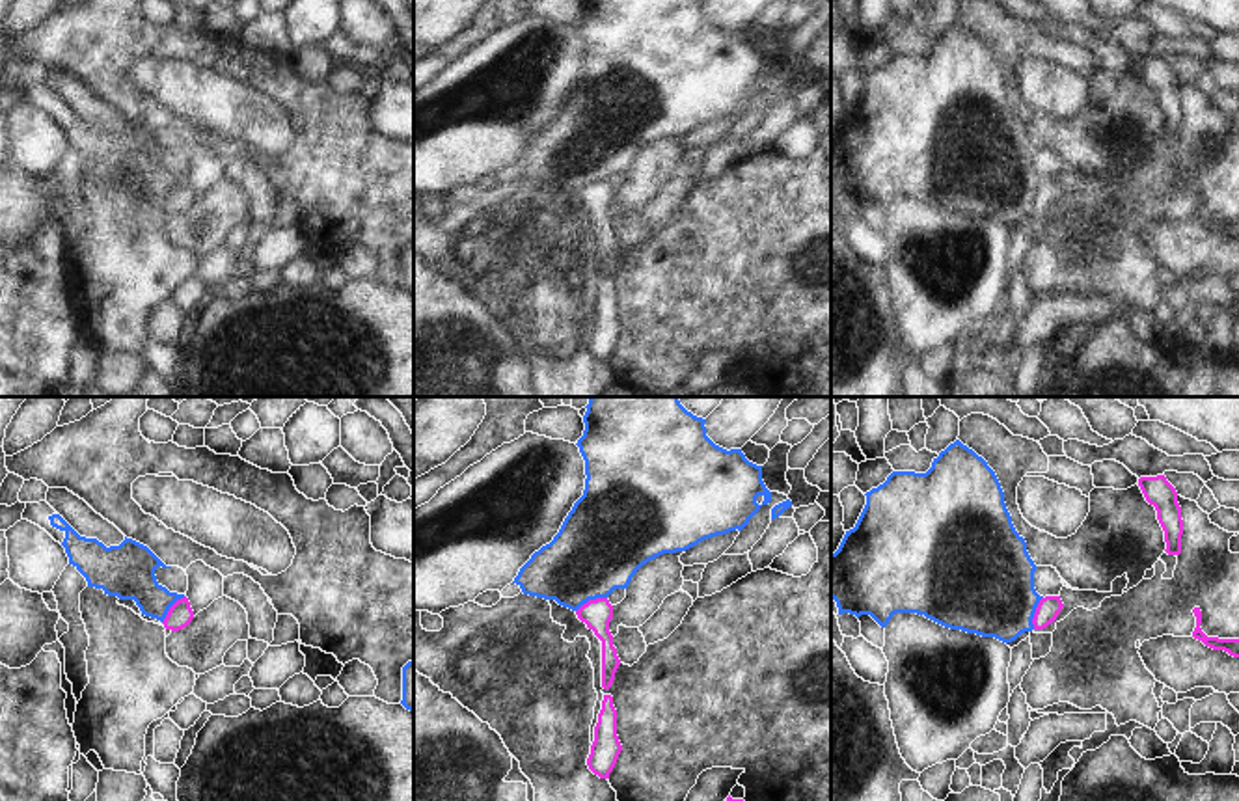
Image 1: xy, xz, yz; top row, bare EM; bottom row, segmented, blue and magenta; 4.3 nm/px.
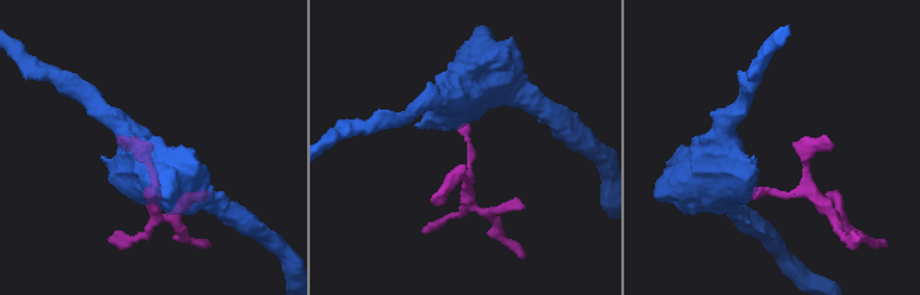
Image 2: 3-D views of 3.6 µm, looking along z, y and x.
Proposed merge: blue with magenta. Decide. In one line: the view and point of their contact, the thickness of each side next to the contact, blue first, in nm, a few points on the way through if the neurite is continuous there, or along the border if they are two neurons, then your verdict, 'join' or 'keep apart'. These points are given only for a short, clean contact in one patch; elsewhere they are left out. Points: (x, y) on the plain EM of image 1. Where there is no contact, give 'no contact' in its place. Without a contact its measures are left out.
meets blue in yz at (1034, 194); 440 nm thick on the blue side, 100 nm on the other; border along yz (1042, 179), (1033, 211); keep apart

